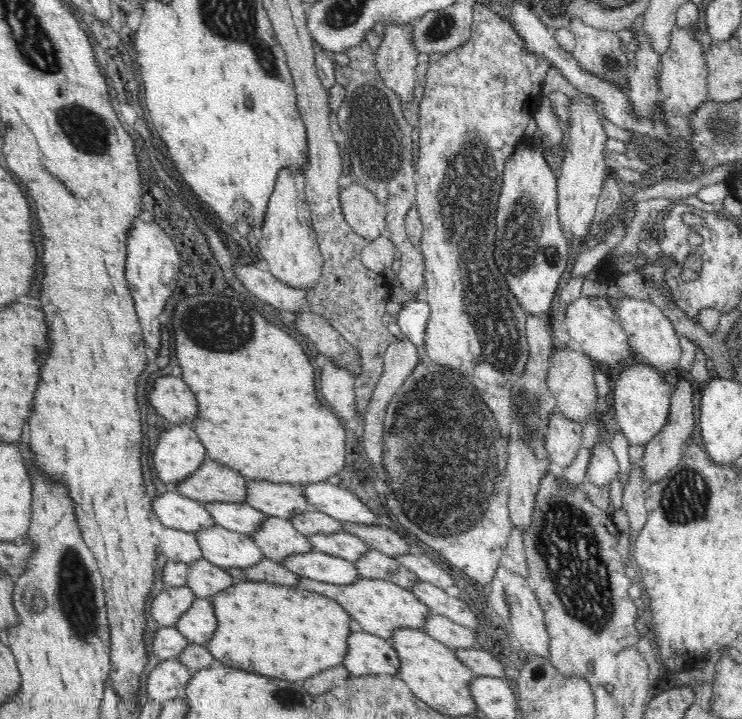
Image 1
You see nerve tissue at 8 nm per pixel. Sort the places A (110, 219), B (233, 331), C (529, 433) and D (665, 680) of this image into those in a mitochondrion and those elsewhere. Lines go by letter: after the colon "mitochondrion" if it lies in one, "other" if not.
A: other
B: mitochondrion
C: other
D: other

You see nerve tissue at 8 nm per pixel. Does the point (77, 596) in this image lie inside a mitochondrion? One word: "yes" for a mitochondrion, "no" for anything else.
yes

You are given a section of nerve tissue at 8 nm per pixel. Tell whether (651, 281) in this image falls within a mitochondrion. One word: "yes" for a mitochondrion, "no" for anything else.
yes

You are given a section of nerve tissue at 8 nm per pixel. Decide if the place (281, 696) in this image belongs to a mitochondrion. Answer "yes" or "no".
yes

